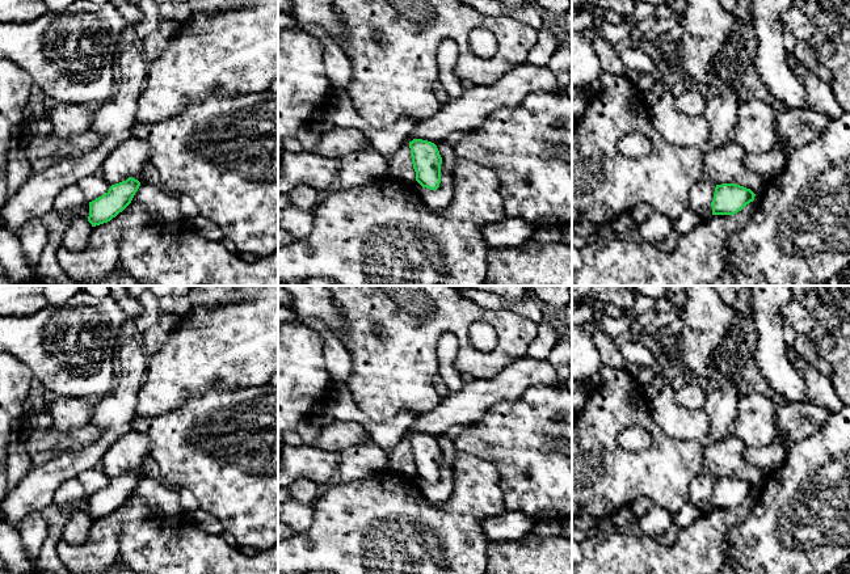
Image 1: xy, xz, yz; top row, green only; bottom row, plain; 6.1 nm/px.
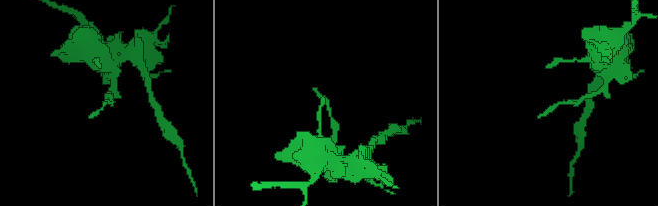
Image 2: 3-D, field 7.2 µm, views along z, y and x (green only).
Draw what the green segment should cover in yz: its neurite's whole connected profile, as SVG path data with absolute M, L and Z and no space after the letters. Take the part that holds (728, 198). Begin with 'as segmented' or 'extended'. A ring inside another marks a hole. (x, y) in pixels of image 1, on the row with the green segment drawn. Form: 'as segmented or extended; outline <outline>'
as segmented; outline M736 183L716 185L711 202L712 215L735 215L754 201L756 194Z

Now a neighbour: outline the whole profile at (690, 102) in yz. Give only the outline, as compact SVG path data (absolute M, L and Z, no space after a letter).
M685 90L674 98L674 107L686 115L703 115L707 97L697 90Z

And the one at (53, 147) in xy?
M92 126L84 134L71 135L68 139L59 139L54 134L49 138L33 136L28 145L28 157L30 163L39 159L50 159L52 163L79 159L97 148L102 138Z

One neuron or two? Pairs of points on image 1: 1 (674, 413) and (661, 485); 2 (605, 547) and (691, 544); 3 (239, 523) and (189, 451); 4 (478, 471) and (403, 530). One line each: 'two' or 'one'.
1: two
2: one
3: one
4: one

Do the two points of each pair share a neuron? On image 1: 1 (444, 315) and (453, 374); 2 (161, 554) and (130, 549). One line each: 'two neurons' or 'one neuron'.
1: two neurons
2: one neuron

